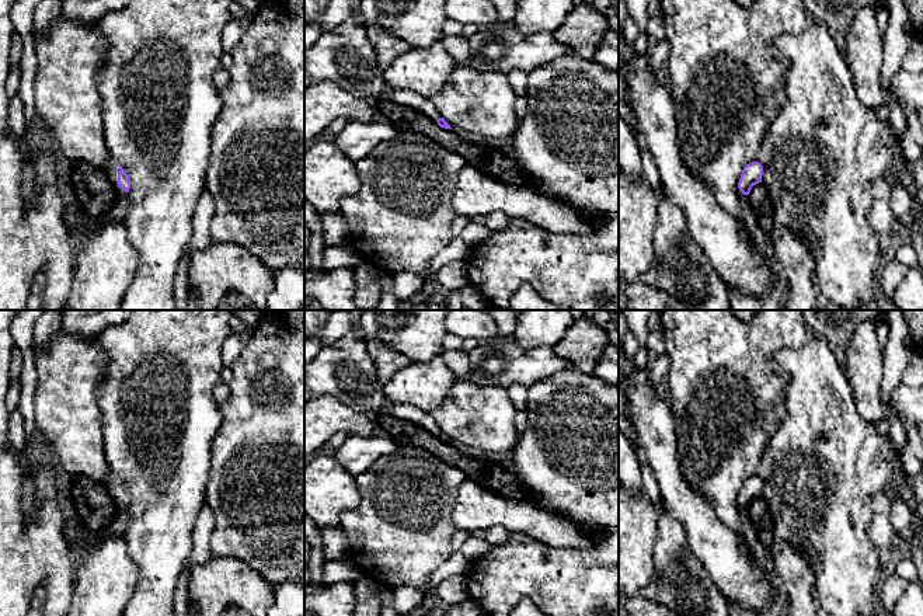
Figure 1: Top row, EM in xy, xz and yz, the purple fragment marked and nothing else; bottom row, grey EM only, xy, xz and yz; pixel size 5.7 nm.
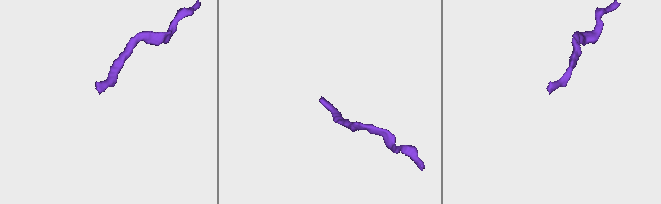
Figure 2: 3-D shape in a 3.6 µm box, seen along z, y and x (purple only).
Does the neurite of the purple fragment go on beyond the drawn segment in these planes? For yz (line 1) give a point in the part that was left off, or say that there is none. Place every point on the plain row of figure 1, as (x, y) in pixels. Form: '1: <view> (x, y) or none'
1: yz (762, 553)

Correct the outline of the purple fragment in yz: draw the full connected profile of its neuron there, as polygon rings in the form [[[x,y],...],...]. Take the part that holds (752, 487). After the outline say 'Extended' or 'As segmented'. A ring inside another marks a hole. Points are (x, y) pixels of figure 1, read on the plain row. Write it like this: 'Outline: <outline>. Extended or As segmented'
Outline: [[[752,476],[743,481],[738,497],[741,507],[739,525],[746,540],[746,546],[752,551],[753,557],[759,561],[764,573],[776,580],[777,574],[774,568],[774,556],[772,554],[770,549],[760,542],[757,529],[752,523],[749,515],[749,507],[753,500],[762,497],[762,490],[763,480],[759,476]]]. Extended

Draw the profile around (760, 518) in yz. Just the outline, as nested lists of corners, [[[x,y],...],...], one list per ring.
[[[756,498],[749,507],[750,521],[757,529],[759,539],[766,547],[772,547],[773,523],[767,504],[763,498]]]

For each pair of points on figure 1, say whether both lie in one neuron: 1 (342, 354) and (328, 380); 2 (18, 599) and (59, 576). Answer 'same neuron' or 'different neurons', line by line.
1: same neuron
2: same neuron

